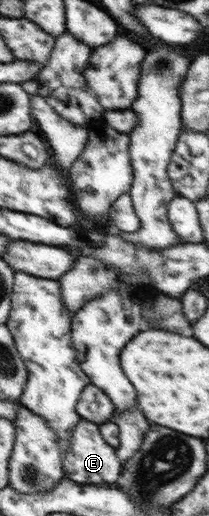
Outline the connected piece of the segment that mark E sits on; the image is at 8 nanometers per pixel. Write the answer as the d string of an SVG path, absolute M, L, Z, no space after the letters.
M82 419L74 427L70 441L69 452L64 453L65 478L72 479L85 485L114 484L116 485L122 472L121 461L116 456L114 447L111 447L100 434L96 423Z

